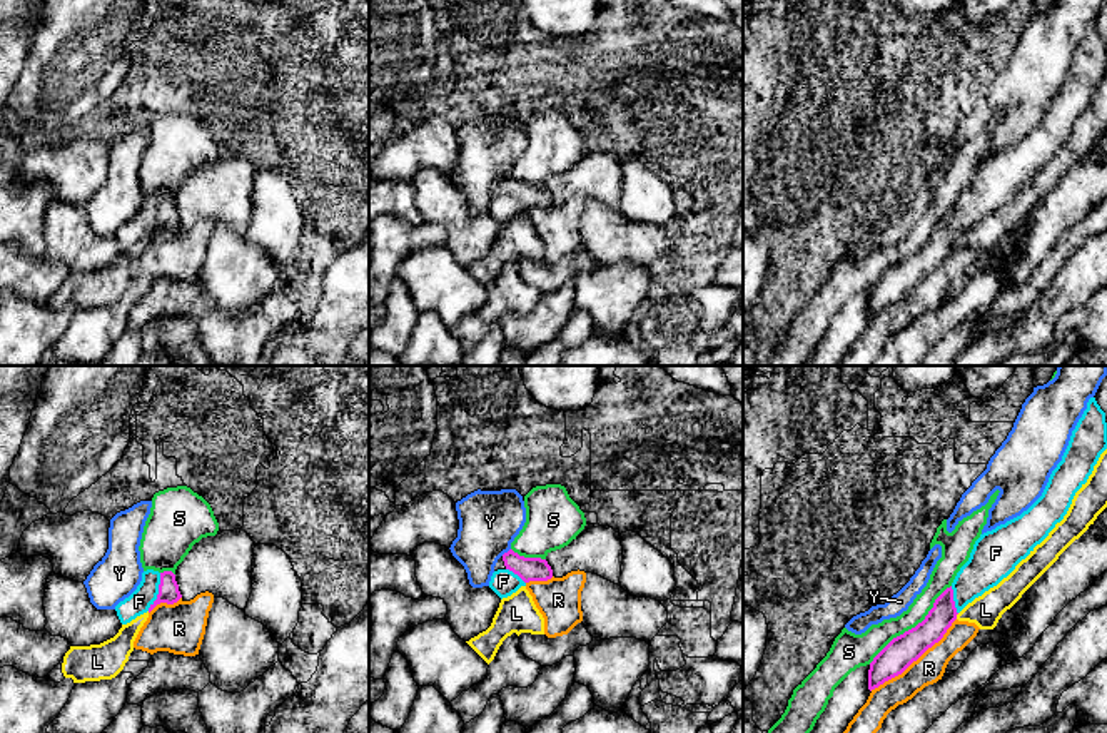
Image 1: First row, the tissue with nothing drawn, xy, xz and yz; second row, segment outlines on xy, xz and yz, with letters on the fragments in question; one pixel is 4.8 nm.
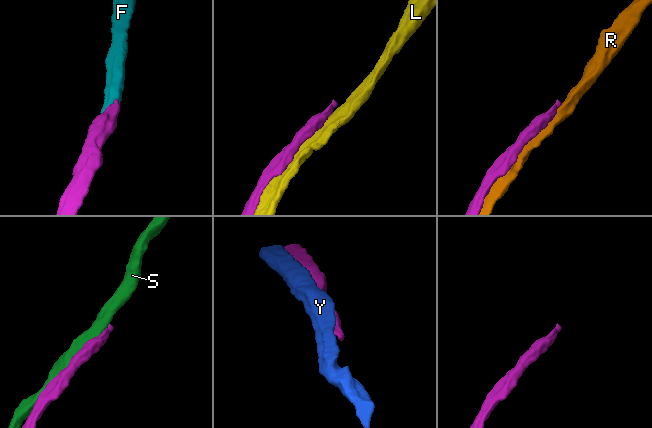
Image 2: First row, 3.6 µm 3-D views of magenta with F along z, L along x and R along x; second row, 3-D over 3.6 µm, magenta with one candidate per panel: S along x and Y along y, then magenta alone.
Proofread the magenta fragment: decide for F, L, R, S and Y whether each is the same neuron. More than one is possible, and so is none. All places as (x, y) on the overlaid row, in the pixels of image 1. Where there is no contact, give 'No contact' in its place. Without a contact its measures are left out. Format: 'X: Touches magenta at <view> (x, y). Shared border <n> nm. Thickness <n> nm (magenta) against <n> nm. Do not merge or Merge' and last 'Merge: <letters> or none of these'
F: Touches magenta at xy (159, 591). Shared border 200 nm. Thickness 100 nm (magenta) against 110 nm. Merge
L: Touches magenta at yz (955, 616). Shared border 40 nm. Thickness 140 nm (magenta) against 150 nm. Do not merge
R: Touches magenta at yz (915, 660). Shared border 550 nm. Thickness 150 nm (magenta) against 150 nm. Do not merge
S: Touches magenta at yz (912, 628). Shared border 550 nm. Thickness 150 nm (magenta) against 140 nm. Do not merge
Y: Touches magenta at xz (505, 553). Shared border 60 nm. Thickness 110 nm (magenta) against 280 nm. Do not merge
Merge: F

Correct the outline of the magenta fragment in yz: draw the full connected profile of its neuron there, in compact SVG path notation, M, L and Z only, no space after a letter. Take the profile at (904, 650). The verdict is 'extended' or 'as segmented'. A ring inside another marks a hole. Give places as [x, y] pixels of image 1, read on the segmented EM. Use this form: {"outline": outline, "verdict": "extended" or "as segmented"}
{"outline": "M1090 397L1042 496L1020 516L980 534L968 561L952 586L935 599L925 619L893 638L873 658L868 670L870 691L902 675L938 643L968 603L997 586L1049 536L1067 514L1075 493L1087 483L1105 449L1105 412L1095 397Z", "verdict": "extended"}

